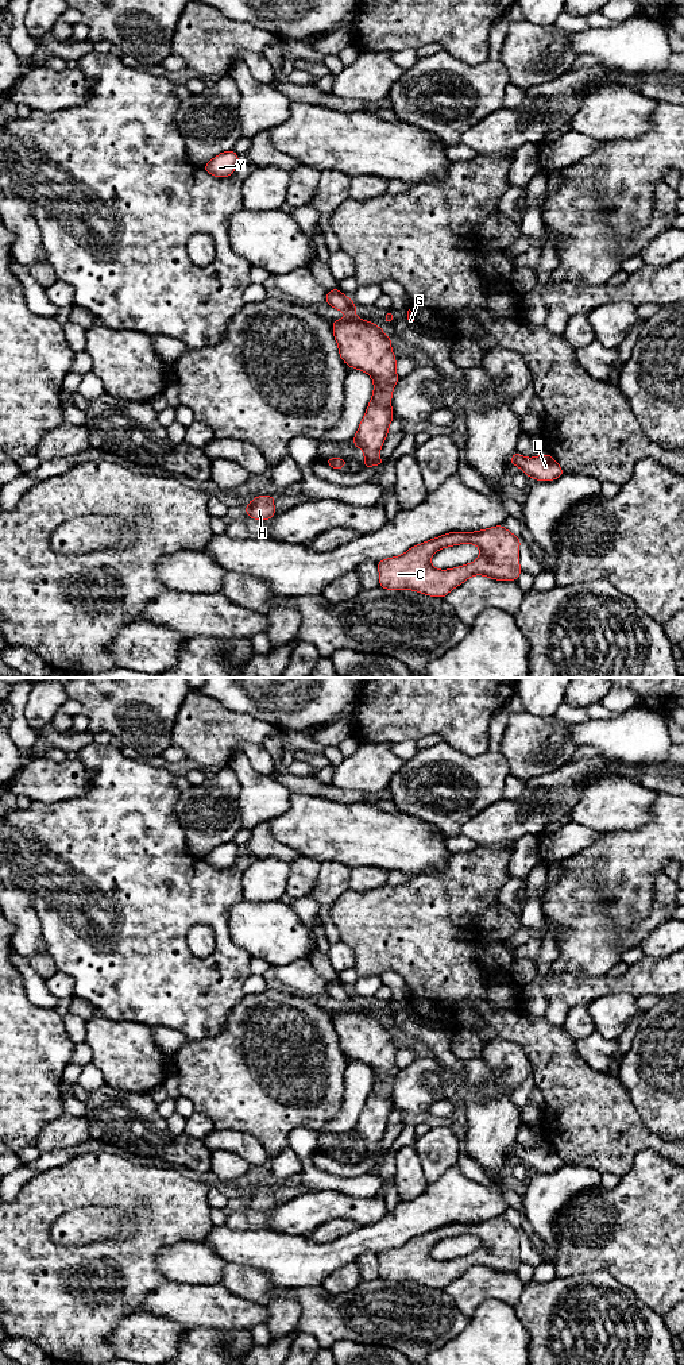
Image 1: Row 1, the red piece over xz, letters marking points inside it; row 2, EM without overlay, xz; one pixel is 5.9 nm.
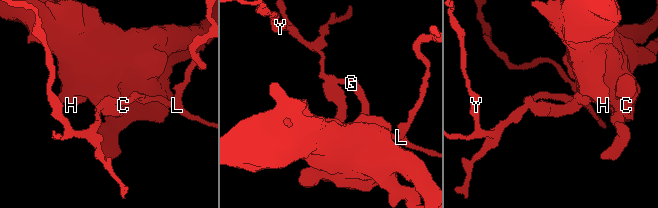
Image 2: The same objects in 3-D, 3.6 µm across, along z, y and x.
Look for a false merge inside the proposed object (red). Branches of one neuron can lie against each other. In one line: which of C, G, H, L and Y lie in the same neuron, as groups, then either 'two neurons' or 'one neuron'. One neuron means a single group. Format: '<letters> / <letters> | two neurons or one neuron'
C H / G L Y | two neurons

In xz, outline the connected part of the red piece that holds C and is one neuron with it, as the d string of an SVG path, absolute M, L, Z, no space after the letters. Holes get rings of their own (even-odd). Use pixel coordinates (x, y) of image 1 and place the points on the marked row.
M503 525L476 532L445 533L414 545L399 556L379 560L379 586L386 590L414 590L430 597L444 598L451 590L460 586L472 575L486 575L496 581L517 581L522 571L519 567L519 544L521 539ZM465 543L475 544L480 548L480 555L475 562L449 570L437 570L430 564L430 558L436 551Z

